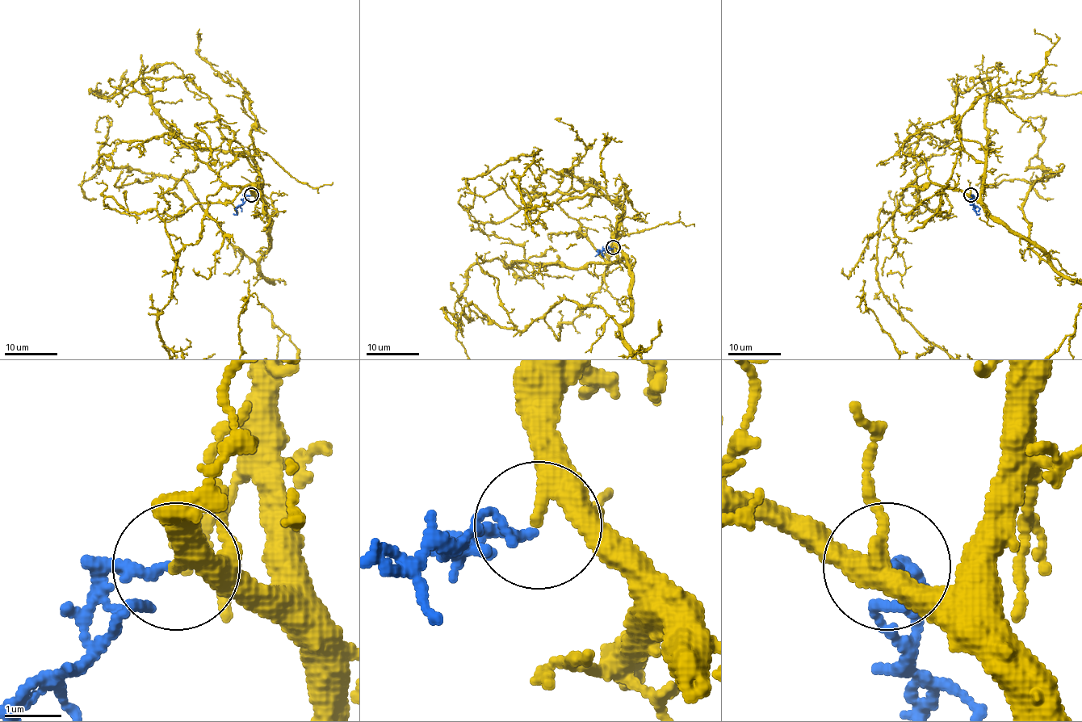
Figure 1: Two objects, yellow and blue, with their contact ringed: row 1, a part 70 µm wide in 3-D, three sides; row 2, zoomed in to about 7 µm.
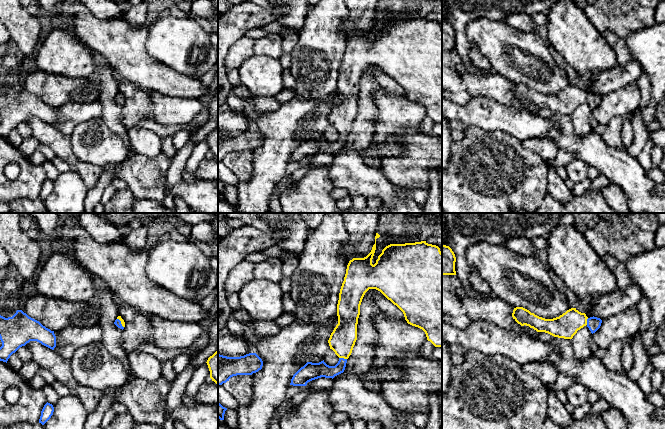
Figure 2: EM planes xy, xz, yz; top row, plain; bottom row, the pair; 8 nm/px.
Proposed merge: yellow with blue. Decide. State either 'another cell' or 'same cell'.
same cell

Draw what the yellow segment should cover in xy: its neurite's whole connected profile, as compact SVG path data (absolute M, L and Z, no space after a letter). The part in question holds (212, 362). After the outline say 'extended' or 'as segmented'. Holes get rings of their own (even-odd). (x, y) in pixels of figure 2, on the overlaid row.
M218 349L208 358L206 363L210 371L210 378L218 385Z | as segmented

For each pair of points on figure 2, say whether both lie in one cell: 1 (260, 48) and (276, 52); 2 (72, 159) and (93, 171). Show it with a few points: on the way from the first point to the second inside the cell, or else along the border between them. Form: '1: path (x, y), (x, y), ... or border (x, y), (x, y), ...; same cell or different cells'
1: path (264, 48), (272, 48); same cell
2: path (77, 164), (82, 169), (88, 171); same cell

